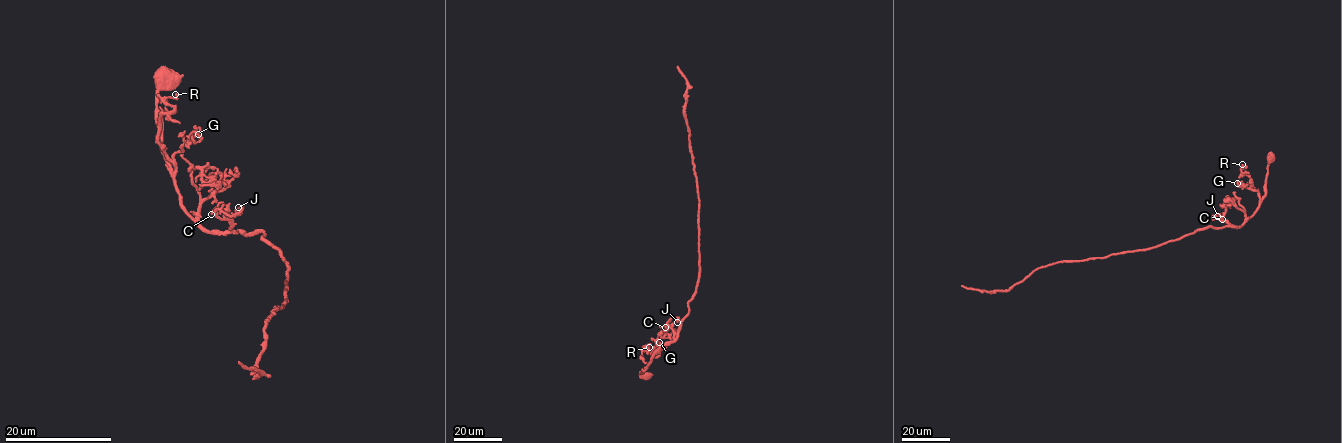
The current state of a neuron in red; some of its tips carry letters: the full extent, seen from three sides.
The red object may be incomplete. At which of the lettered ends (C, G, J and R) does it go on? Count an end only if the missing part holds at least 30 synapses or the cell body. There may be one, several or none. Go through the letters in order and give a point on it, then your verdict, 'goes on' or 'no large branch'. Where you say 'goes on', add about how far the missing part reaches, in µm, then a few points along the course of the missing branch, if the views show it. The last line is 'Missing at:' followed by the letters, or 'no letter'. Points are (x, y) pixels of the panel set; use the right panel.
C: place (1222, 219); no large branch
G: place (1237, 183); no large branch
J: place (1217, 216); no large branch
R: place (1242, 164); no large branch
Missing at: no letter

